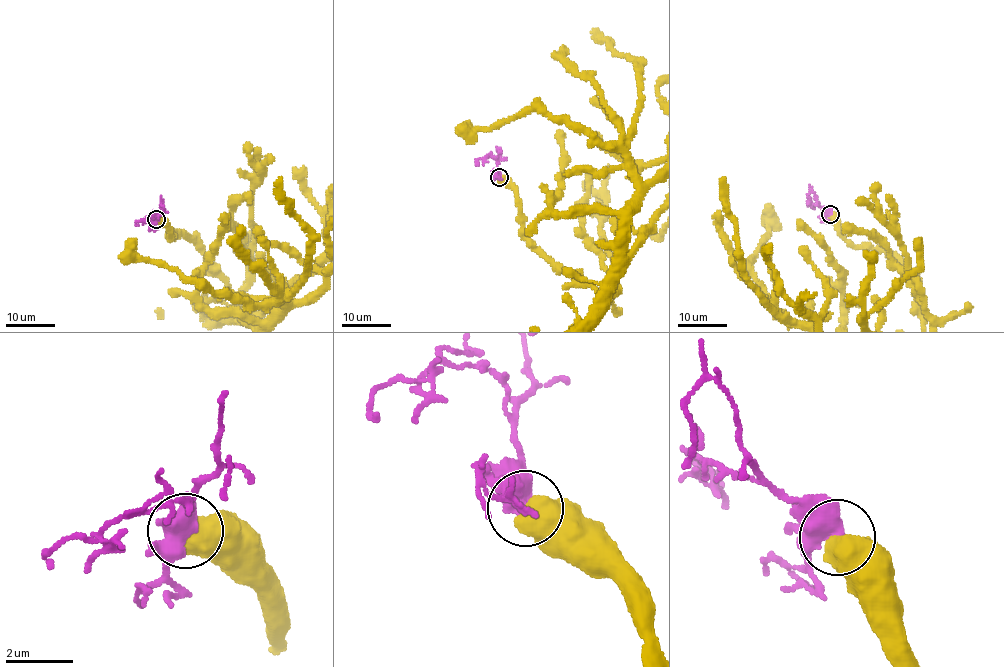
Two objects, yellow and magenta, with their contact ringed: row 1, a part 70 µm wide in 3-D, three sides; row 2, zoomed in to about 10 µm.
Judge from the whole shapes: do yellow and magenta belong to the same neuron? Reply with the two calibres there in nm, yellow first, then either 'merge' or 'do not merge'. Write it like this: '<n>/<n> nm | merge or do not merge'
700/500 nm | do not merge

